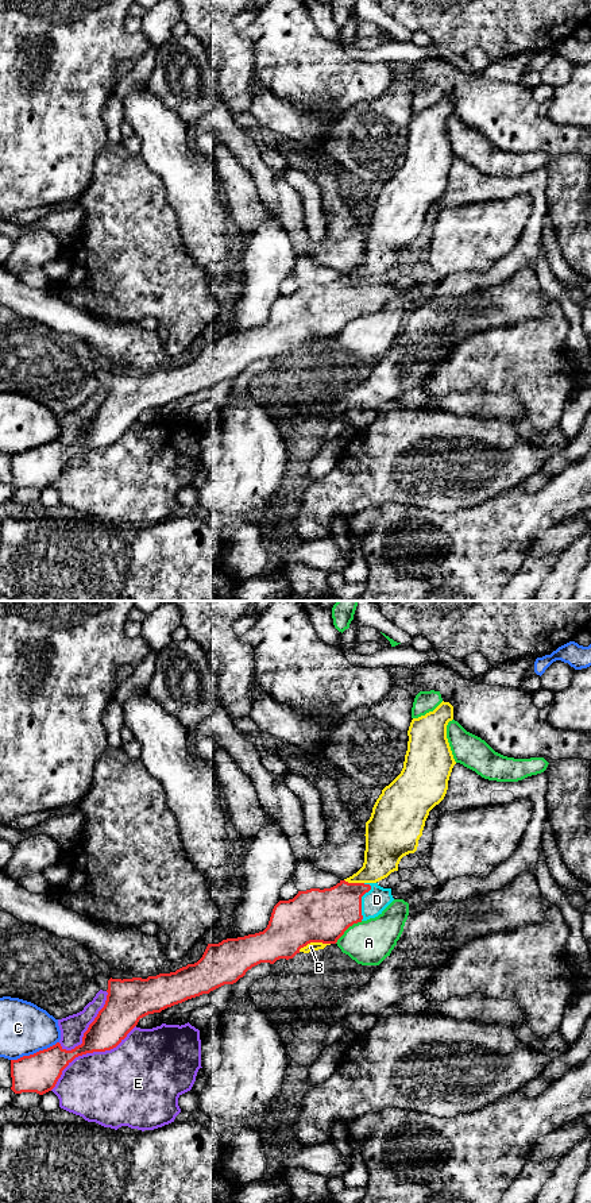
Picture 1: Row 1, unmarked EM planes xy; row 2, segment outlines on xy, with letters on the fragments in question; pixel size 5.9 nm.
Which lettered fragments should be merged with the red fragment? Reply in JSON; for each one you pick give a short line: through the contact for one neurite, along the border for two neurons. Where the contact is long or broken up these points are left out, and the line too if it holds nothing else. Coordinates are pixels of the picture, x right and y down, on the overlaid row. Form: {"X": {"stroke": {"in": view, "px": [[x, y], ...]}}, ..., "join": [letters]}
{"D": {"stroke": {"in": "xy", "px": [[321, 916], [346, 903], [360, 902], [377, 899]]}}, "join": ["D"]}

